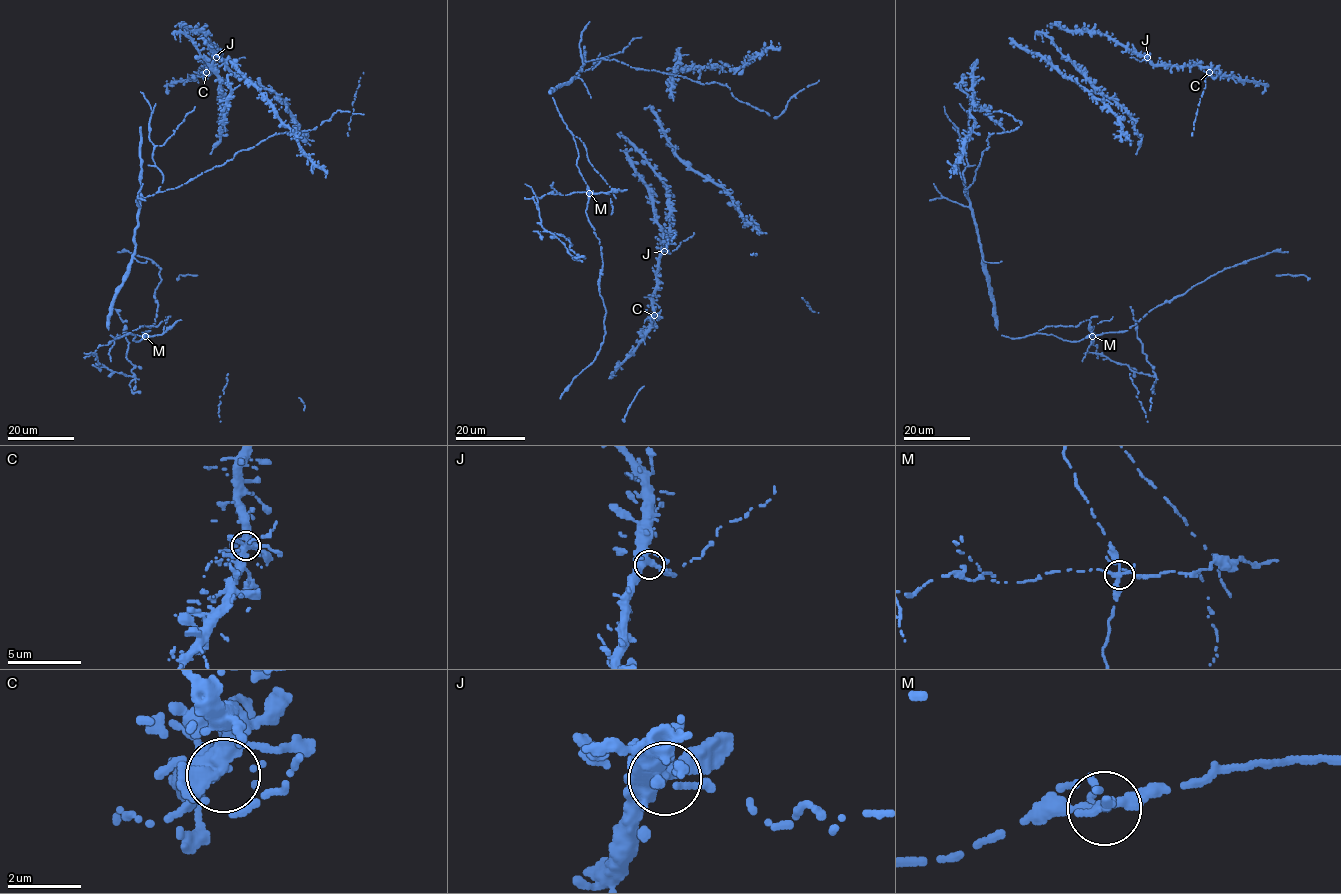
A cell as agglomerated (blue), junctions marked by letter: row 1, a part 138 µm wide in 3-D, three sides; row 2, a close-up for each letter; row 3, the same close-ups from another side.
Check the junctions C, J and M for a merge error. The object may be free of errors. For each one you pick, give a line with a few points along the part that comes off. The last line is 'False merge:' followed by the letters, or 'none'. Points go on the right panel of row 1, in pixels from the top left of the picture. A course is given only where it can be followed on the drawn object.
False merge: M

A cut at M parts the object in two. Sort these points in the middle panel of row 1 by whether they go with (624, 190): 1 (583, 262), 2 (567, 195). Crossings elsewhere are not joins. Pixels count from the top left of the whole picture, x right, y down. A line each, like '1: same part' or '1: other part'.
1: same part
2: same part

